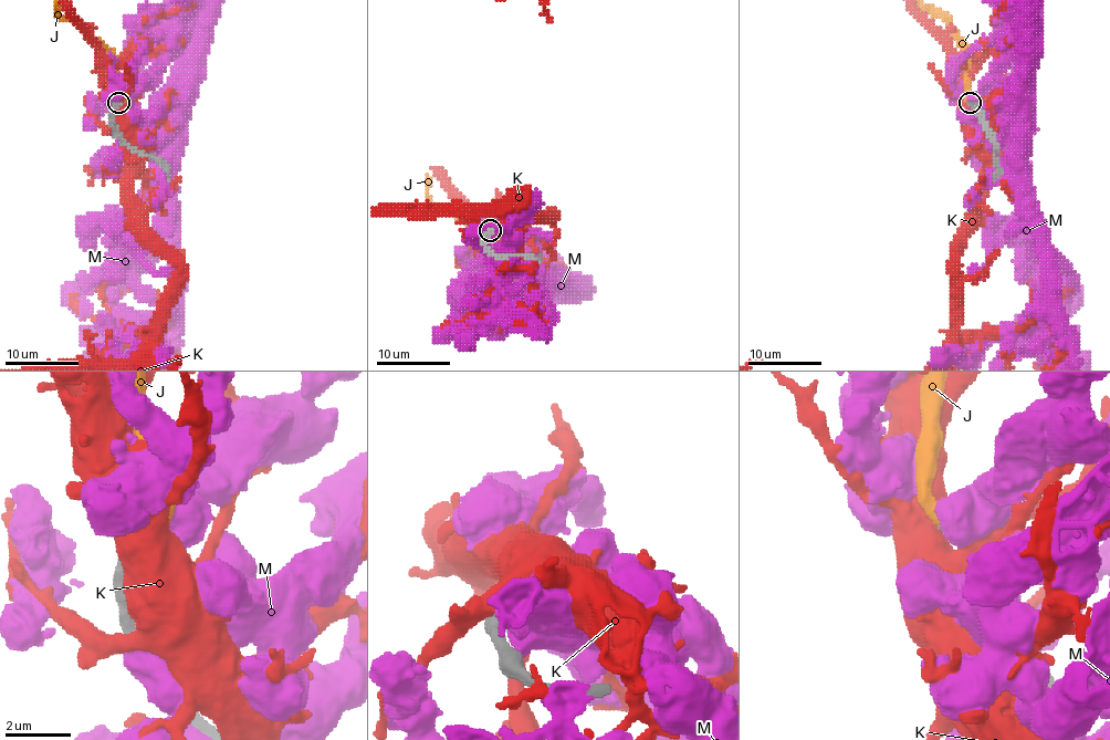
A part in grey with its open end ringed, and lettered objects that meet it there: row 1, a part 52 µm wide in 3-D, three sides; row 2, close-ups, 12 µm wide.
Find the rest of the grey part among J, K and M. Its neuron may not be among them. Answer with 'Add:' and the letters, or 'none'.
Add: J

